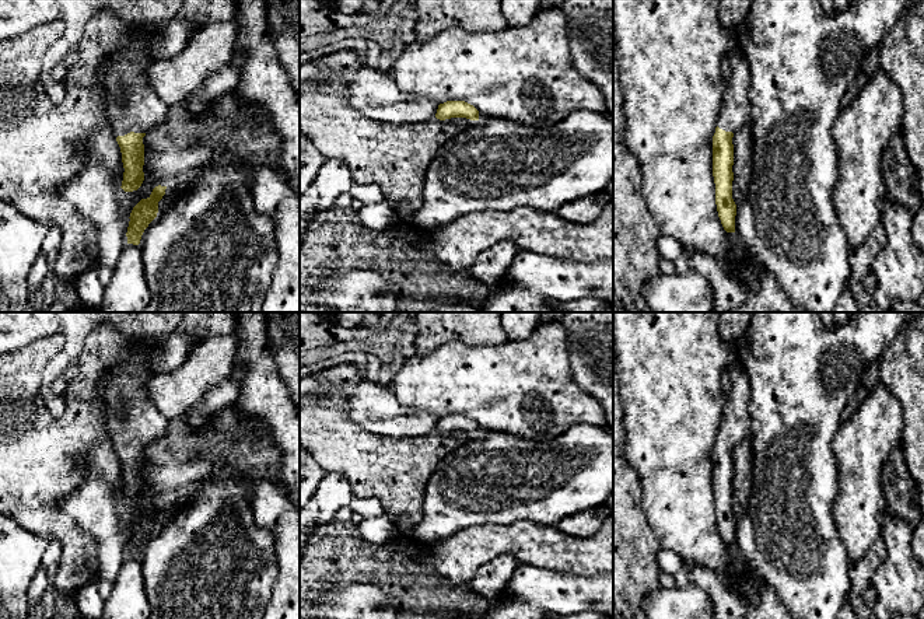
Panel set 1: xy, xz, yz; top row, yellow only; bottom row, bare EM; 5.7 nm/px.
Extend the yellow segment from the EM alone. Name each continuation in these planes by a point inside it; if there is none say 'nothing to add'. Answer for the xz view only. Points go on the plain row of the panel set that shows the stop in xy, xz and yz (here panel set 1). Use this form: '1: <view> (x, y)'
nothing to add

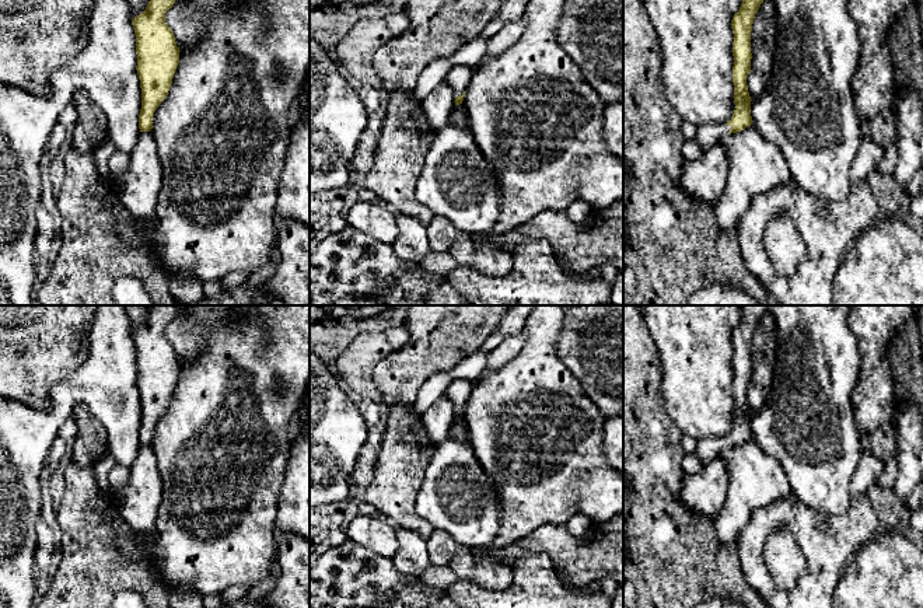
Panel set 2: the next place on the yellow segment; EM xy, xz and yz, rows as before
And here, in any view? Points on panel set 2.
1: yz (708, 448)

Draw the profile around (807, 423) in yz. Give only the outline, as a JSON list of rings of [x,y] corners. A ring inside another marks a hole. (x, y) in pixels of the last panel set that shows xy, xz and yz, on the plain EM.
[[[768,305],[776,322],[776,368],[772,391],[759,412],[751,415],[752,440],[773,457],[790,482],[791,492],[808,507],[842,516],[853,504],[852,482],[861,457],[852,392],[860,377],[861,354],[849,328],[854,305]]]

